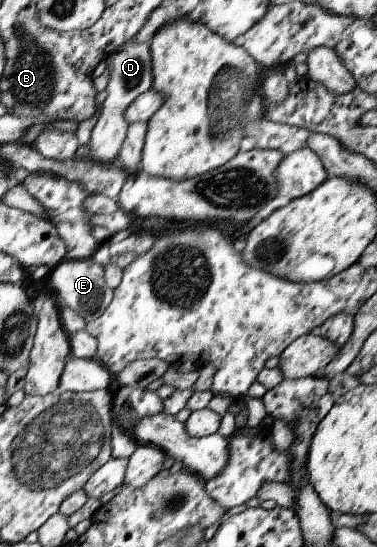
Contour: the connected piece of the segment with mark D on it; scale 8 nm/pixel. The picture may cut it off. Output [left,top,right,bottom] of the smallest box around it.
[91,41,153,163]

